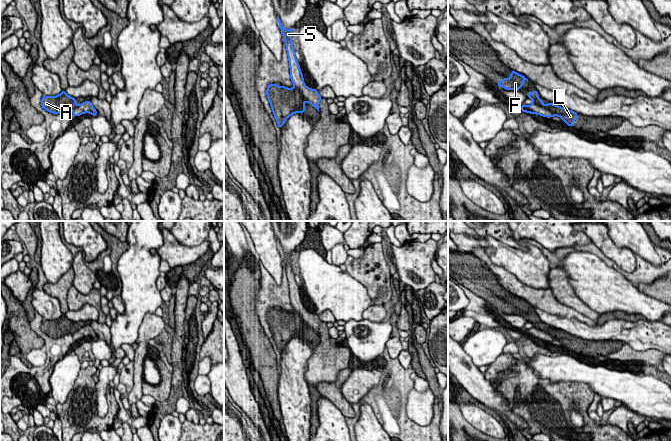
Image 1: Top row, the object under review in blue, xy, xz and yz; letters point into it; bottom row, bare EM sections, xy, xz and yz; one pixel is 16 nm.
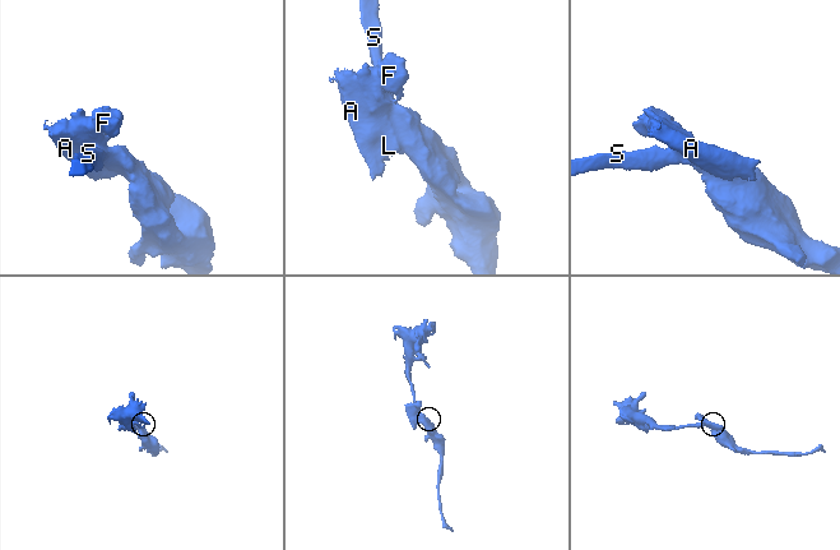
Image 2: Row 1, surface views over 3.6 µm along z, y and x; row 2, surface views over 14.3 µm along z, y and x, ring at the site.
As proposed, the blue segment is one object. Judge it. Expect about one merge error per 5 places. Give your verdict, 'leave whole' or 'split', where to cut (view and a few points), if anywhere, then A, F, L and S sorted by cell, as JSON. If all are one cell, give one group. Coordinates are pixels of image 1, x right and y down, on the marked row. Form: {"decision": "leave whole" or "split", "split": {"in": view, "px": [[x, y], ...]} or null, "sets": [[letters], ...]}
{"decision": "split", "split": {"in": "yz", "px": [[533, 102], [548, 108], [556, 115]]}, "sets": [["A", "F", "L"], ["S"]]}

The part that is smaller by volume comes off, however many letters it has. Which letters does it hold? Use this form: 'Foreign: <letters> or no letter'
Foreign: A, F, L

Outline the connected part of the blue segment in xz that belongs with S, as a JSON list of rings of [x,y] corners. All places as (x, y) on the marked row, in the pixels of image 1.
[[[277,18],[277,20],[285,40],[286,51],[287,51],[288,60],[289,60],[291,81],[293,82],[295,87],[299,90],[303,100],[306,103],[310,103],[319,112],[319,103],[322,97],[319,95],[316,89],[311,89],[305,85],[303,74],[301,73],[300,65],[295,57],[295,50],[293,48],[293,42],[291,40],[292,31],[294,28],[285,29],[282,23],[280,22],[280,19]]]

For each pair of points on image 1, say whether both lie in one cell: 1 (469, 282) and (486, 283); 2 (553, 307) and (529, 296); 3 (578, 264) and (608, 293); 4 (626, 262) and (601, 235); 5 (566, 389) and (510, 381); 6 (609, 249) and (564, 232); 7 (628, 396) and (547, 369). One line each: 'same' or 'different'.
1: same
2: same
3: same
4: same
5: same
6: different
7: same

